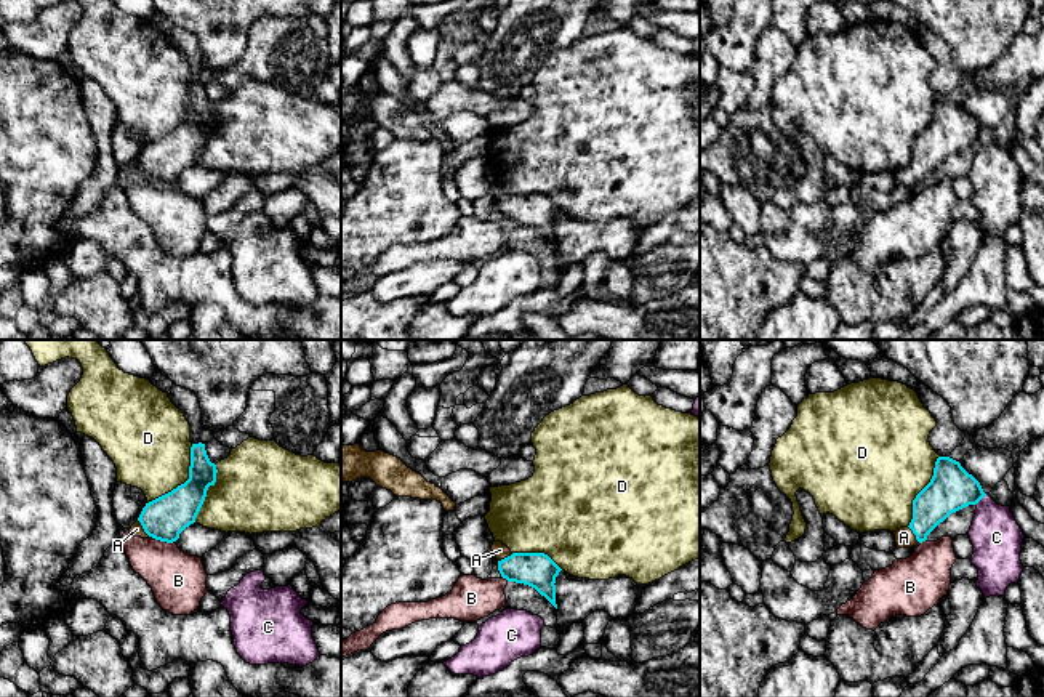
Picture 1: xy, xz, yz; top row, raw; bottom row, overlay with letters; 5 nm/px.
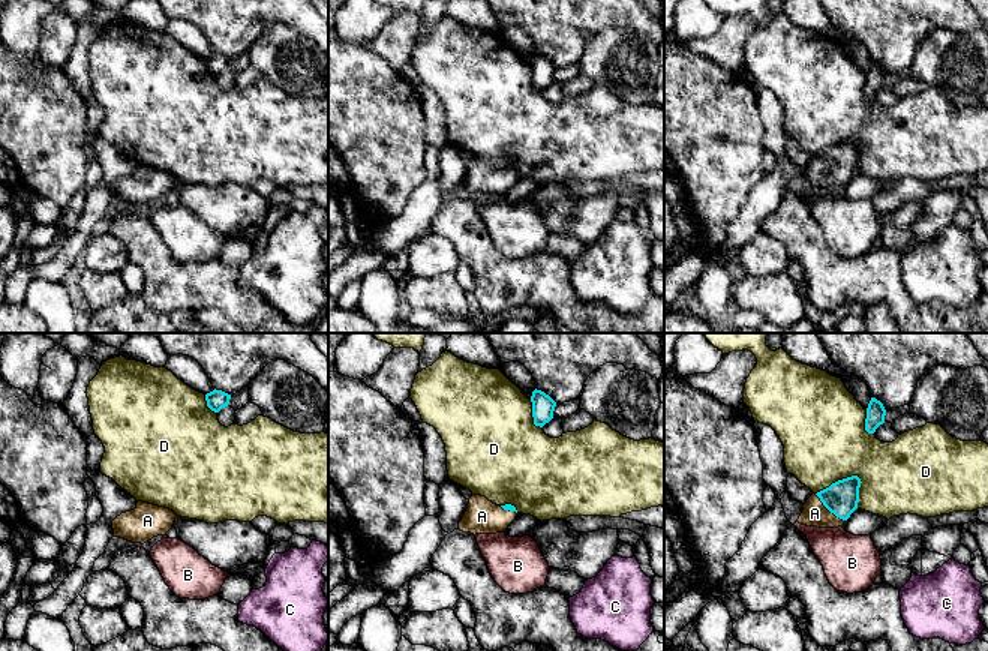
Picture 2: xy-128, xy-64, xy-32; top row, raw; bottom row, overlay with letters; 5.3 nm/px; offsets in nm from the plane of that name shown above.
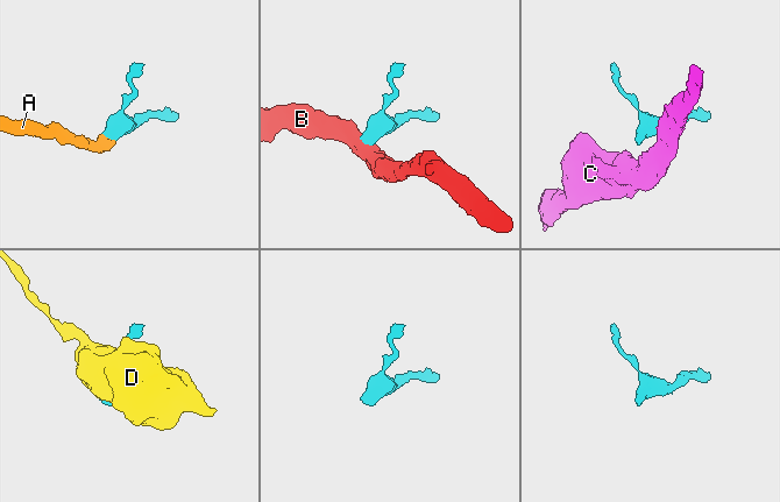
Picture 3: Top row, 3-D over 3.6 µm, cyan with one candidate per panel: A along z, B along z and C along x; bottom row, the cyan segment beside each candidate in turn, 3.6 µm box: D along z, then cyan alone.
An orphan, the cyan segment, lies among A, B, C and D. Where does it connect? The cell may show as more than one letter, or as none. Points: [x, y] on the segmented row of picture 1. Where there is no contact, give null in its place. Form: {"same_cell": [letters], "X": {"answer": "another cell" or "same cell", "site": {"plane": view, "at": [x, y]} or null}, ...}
{"same_cell": ["A"], "A": {"answer": "same cell", "site": {"plane": "xy", "at": [144, 531]}}, "B": {"answer": "another cell", "site": {"plane": "xy", "at": [165, 540]}}, "C": {"answer": "another cell", "site": {"plane": "yz", "at": [980, 499]}}, "D": {"answer": "another cell", "site": {"plane": "xy", "at": [186, 481]}}}

